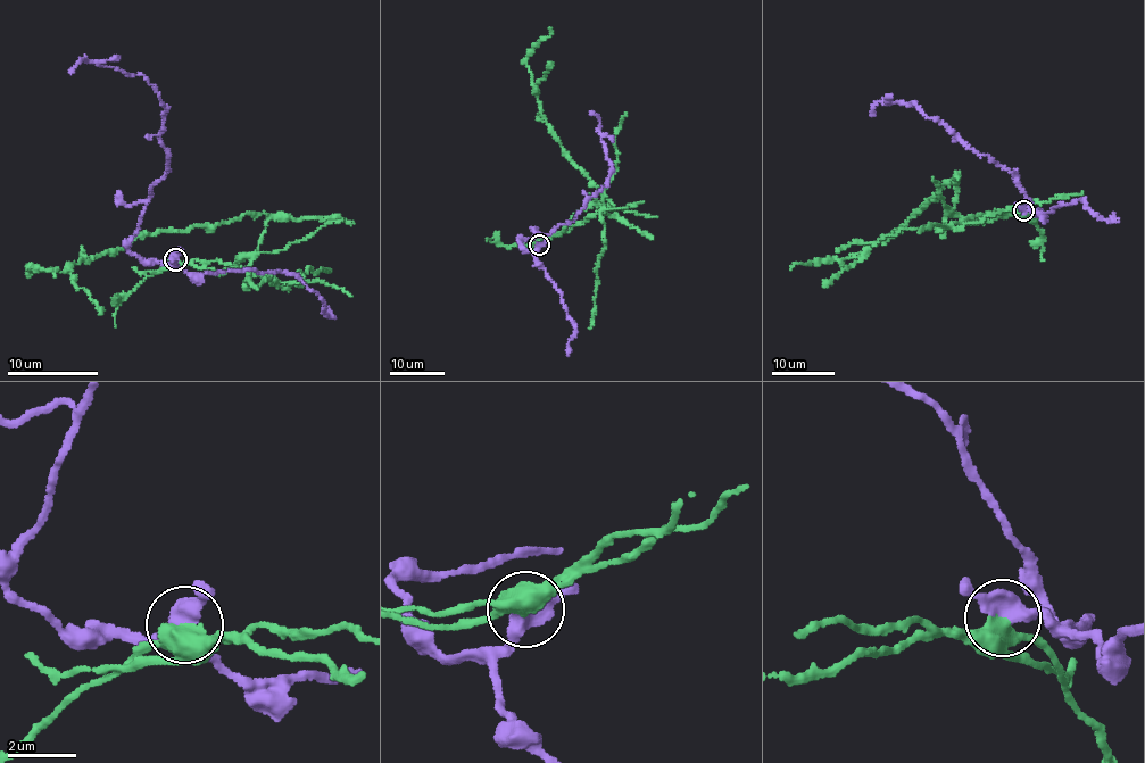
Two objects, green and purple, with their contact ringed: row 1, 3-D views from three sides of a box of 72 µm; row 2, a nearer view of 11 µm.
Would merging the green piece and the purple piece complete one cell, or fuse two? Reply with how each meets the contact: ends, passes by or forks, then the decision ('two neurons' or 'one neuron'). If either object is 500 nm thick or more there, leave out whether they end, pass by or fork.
two neurons

